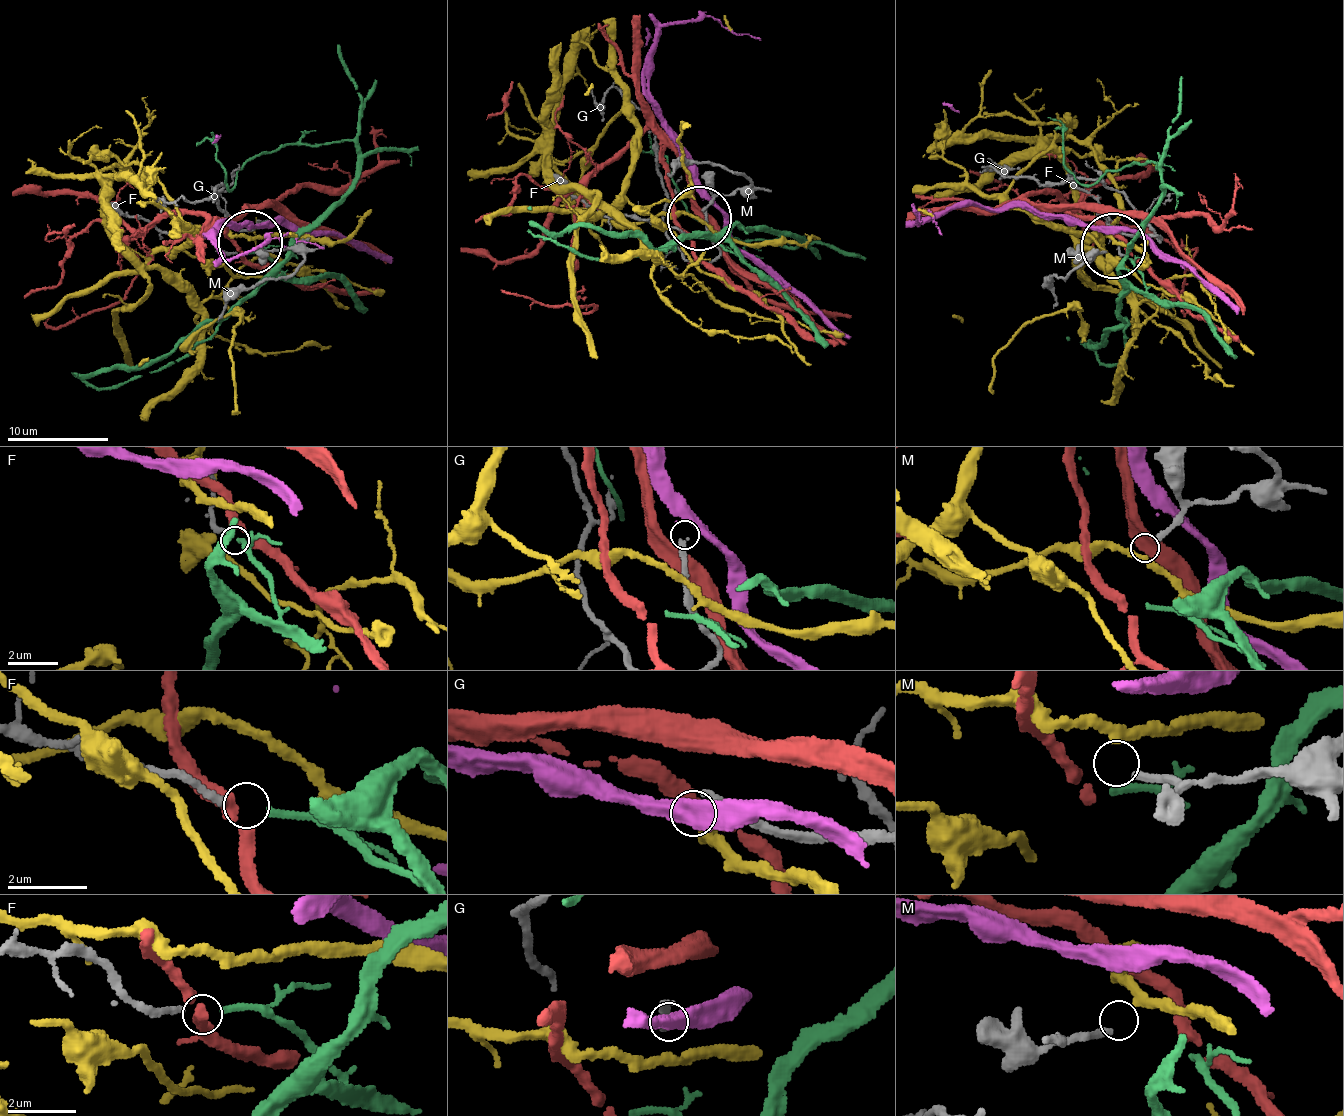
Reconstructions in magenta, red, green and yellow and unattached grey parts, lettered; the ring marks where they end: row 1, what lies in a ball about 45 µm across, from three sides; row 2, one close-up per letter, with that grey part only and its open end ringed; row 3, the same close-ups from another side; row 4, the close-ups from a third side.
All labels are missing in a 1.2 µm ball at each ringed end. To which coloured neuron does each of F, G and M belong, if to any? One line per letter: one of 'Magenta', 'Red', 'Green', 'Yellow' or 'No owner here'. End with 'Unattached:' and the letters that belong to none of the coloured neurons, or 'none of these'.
F: Green
G: Magenta
M: No owner here
Unattached: M

